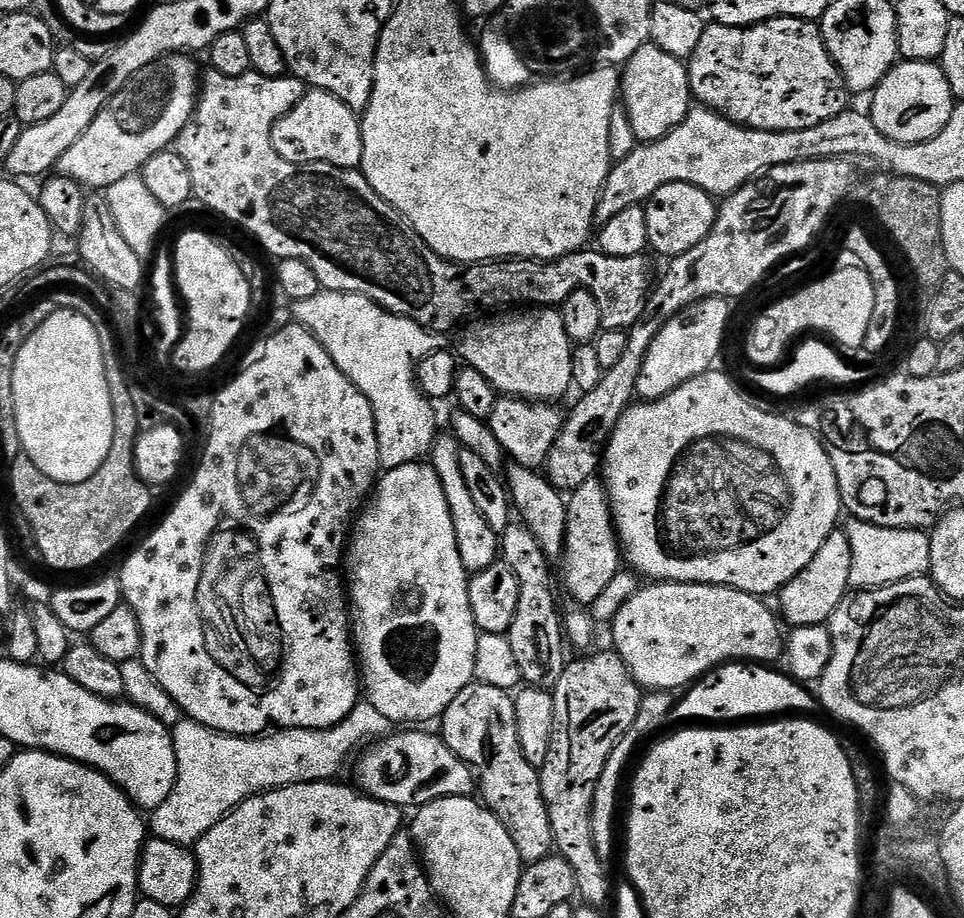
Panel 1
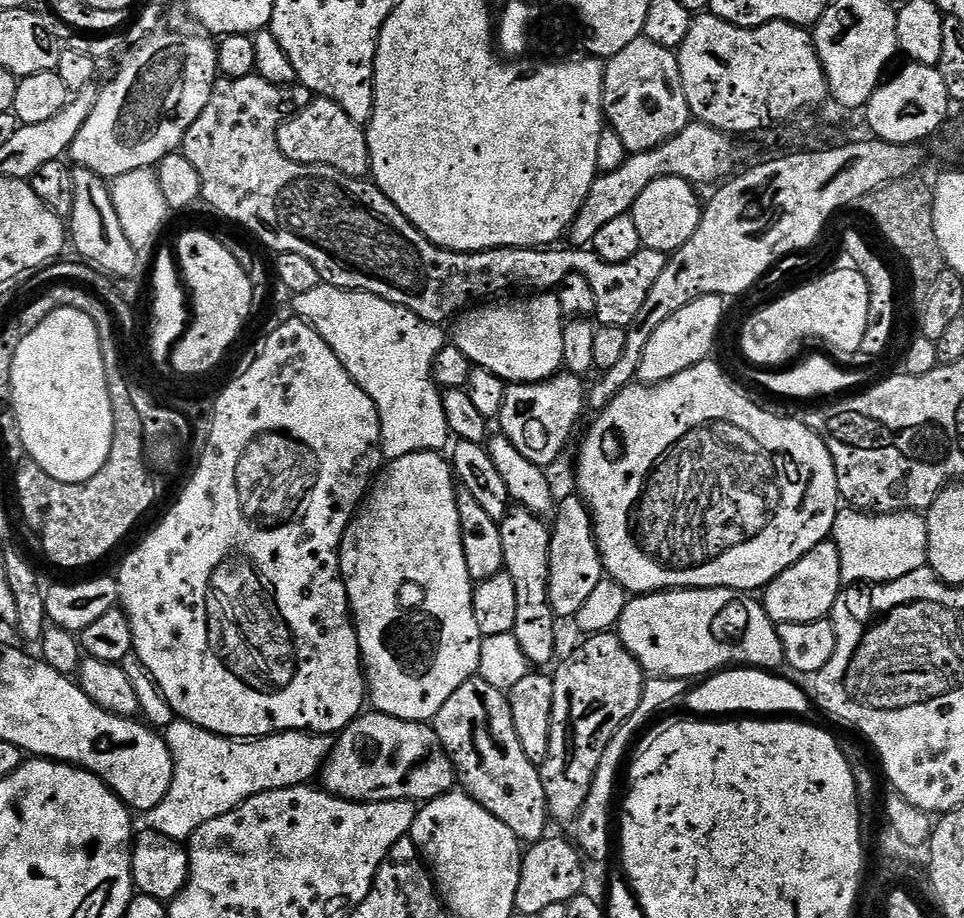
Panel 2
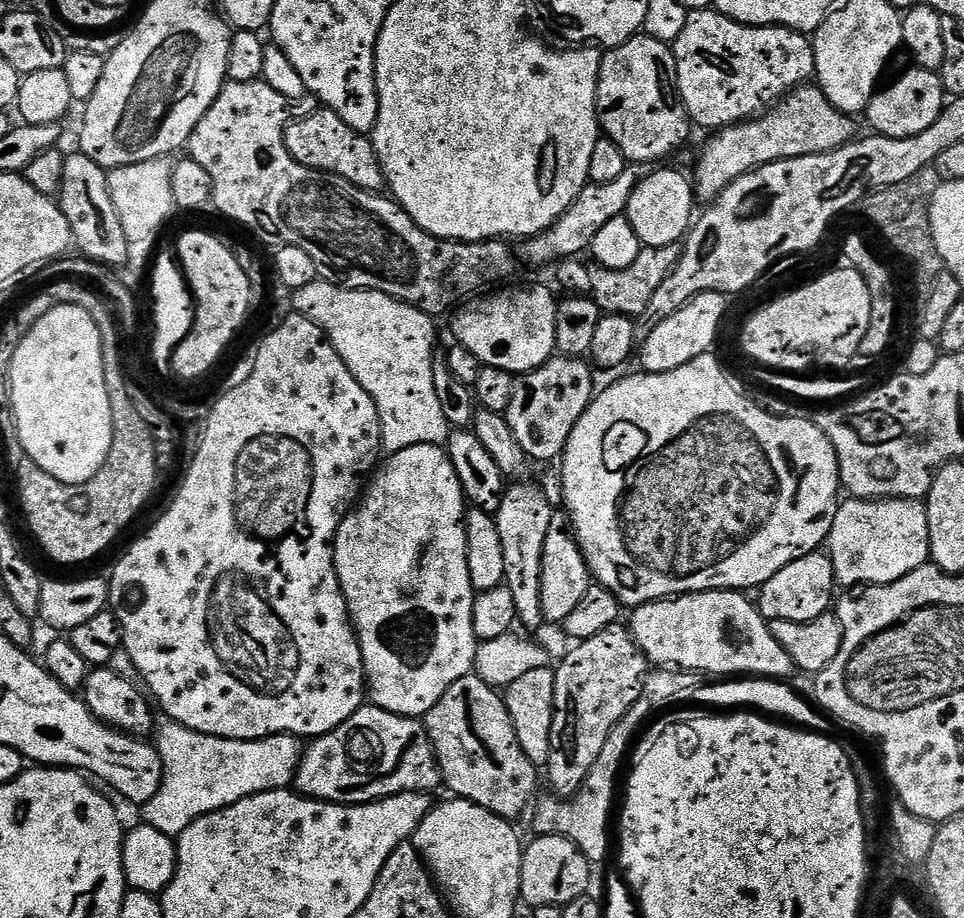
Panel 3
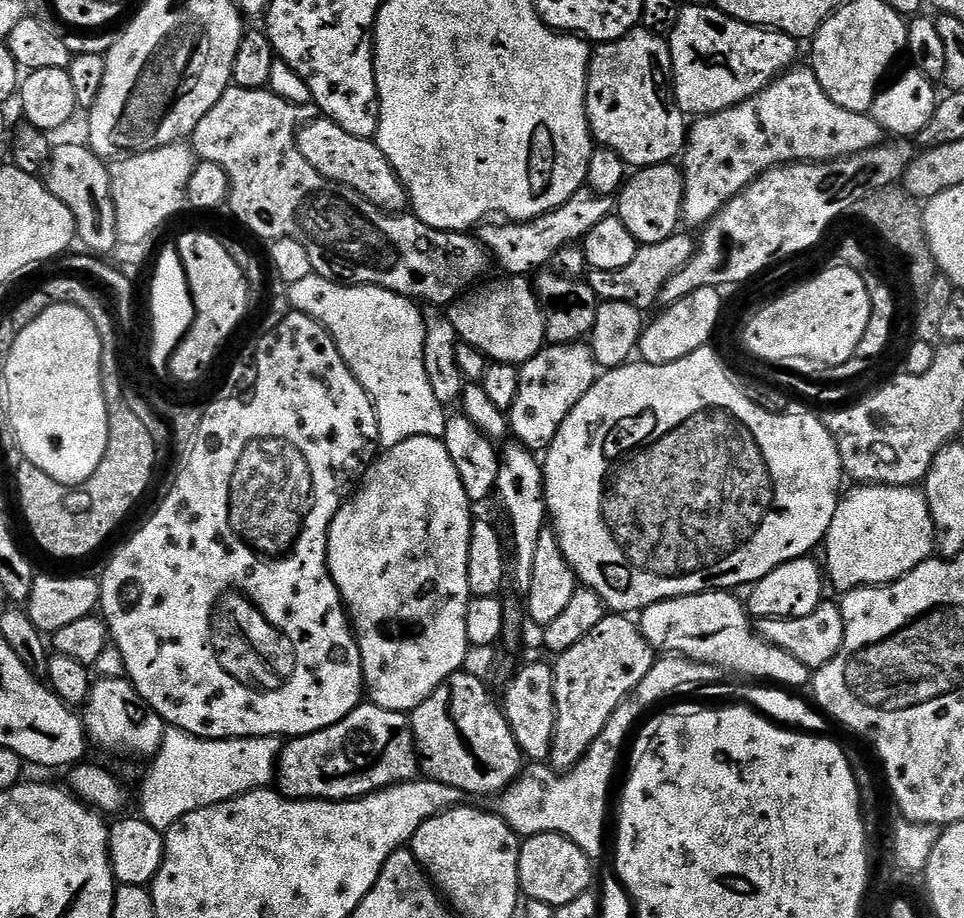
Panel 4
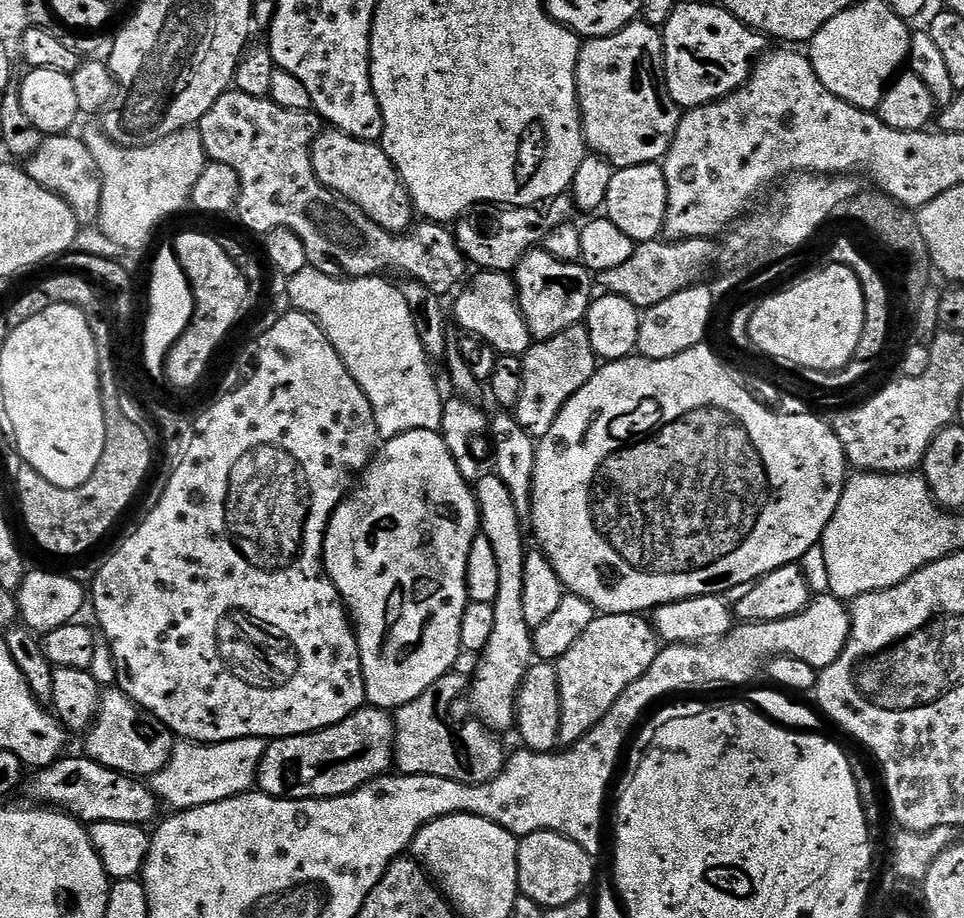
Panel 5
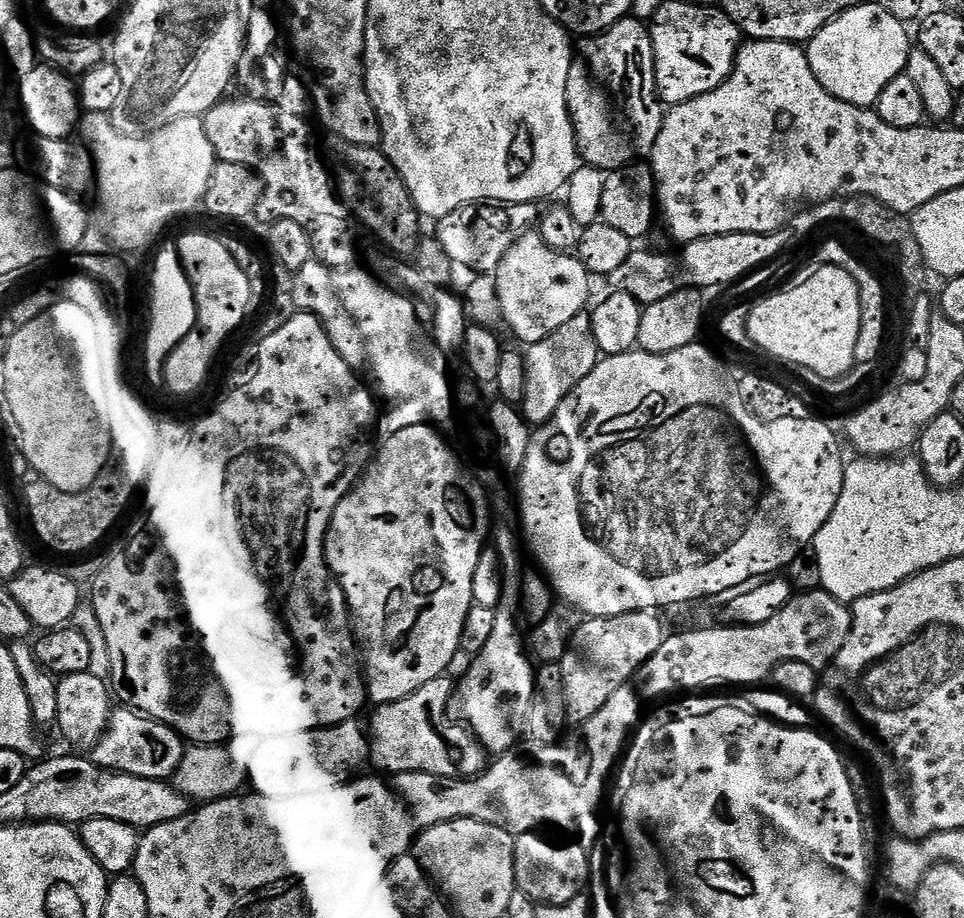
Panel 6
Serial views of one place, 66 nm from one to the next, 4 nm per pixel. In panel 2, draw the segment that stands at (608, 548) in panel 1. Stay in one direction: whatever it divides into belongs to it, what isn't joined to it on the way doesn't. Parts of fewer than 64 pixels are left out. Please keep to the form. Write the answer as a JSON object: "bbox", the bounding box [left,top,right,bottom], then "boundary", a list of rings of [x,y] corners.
{"bbox":[548,494,602,617],"boundary":[[[571,494],[564,501],[559,501],[556,516],[556,528],[551,529],[552,541],[548,554],[548,603],[552,605],[552,611],[557,617],[575,617],[576,612],[594,594],[596,585],[600,583],[602,576],[594,563],[594,536],[591,531],[583,532],[580,528],[588,528],[590,513],[577,495]]]}

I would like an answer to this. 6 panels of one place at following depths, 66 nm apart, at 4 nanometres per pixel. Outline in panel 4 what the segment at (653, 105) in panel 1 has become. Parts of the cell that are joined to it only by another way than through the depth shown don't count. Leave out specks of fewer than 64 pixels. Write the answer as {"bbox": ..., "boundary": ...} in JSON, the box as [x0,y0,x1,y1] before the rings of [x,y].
{"bbox":[586,30,690,170],"boundary":[[[633,30],[621,40],[600,44],[593,51],[592,60],[588,64],[586,86],[586,114],[593,141],[599,147],[614,150],[614,154],[624,159],[625,165],[636,170],[675,161],[684,151],[690,124],[685,112],[676,104],[676,94],[670,83],[671,75],[672,59],[668,41],[663,35],[653,31]]]}

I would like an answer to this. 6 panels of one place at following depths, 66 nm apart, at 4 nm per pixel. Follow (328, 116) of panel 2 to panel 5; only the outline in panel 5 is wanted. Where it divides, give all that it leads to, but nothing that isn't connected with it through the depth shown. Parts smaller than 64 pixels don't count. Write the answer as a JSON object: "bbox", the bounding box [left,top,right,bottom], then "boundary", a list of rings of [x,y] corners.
{"bbox":[311,130,413,234],"boundary":[[[322,130],[311,149],[314,174],[318,174],[318,178],[332,193],[358,206],[371,220],[378,222],[382,230],[399,234],[413,227],[412,199],[400,181],[400,173],[379,143],[359,140],[347,136],[345,132]]]}

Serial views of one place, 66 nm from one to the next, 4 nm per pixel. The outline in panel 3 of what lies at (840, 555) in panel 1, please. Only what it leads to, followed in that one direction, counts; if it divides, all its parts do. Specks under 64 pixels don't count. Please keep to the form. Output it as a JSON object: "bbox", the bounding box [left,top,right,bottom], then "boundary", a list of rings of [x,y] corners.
{"bbox":[758,550,837,622],"boundary":[[[817,550],[790,562],[790,566],[782,566],[782,570],[774,574],[774,578],[760,585],[758,612],[768,622],[773,620],[810,622],[814,618],[825,615],[833,607],[832,591],[837,591],[837,588],[836,575],[832,569],[832,557]]]}

